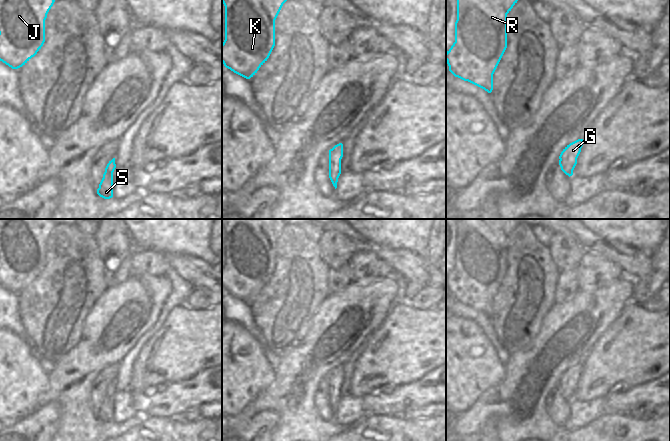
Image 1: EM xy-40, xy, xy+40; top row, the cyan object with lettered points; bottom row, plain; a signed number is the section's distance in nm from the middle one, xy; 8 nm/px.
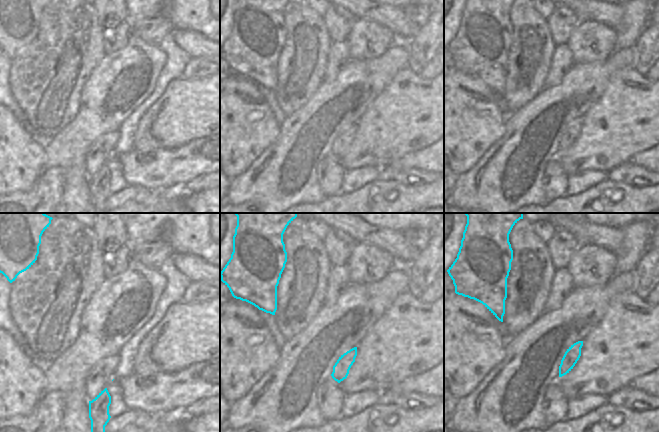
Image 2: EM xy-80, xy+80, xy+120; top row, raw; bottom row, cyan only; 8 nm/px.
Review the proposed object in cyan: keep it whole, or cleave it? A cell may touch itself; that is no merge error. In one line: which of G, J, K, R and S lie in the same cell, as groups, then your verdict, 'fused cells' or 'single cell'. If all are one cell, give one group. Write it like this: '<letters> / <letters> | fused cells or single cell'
G J K R S | single cell

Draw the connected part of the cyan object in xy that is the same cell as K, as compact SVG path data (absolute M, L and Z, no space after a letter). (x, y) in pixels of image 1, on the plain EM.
M222 219L225 230L222 287L226 292L246 303L257 297L275 270L275 244L286 225L283 219Z

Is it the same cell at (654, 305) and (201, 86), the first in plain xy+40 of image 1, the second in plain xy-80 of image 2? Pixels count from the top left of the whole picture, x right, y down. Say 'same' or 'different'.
different

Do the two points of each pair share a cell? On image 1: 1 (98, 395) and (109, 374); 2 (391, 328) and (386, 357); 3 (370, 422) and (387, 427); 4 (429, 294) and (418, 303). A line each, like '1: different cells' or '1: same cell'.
1: same cell
2: same cell
3: same cell
4: same cell

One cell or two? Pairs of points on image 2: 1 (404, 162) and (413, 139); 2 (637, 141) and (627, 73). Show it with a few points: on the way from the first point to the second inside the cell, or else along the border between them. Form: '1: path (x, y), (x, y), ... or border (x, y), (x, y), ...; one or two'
1: border (430, 144), (419, 150), (408, 152), (387, 164); two
2: path (637, 124), (627, 90); one

